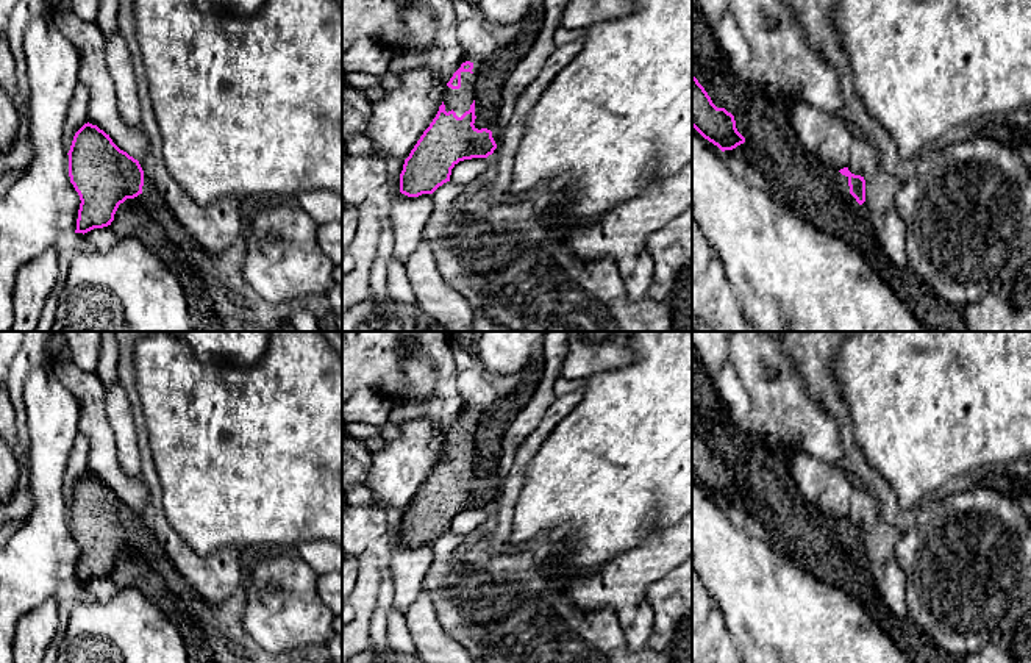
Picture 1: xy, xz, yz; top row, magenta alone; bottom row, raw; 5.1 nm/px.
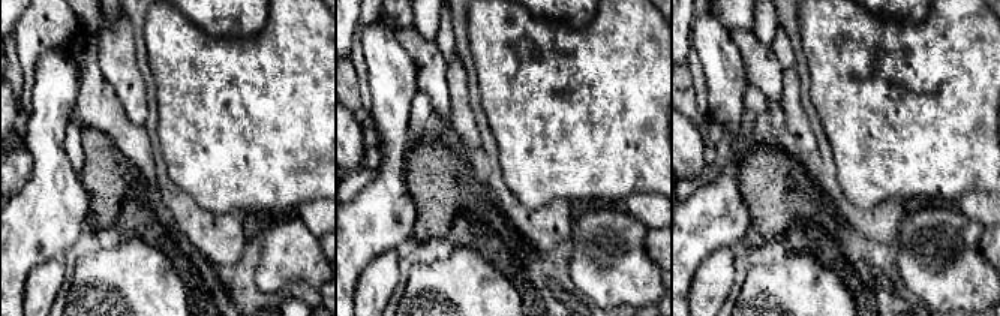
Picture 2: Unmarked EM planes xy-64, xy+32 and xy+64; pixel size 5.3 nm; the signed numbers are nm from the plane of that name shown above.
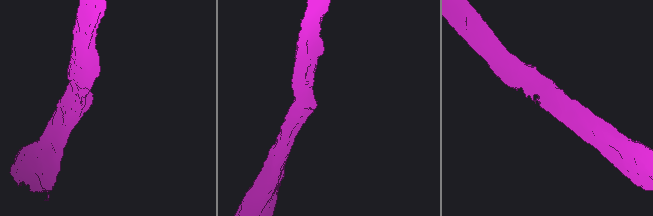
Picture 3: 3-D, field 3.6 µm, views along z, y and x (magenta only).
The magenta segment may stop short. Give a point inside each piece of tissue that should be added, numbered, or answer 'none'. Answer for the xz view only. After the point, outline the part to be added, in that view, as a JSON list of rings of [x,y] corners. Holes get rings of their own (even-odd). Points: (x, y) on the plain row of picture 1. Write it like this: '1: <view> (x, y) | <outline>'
1: xz (460, 451) | [[[461,422],[461,438],[451,439],[444,436],[442,450],[445,461],[455,461],[461,468],[466,461],[470,460],[470,455],[475,450],[475,425],[470,422]]]

